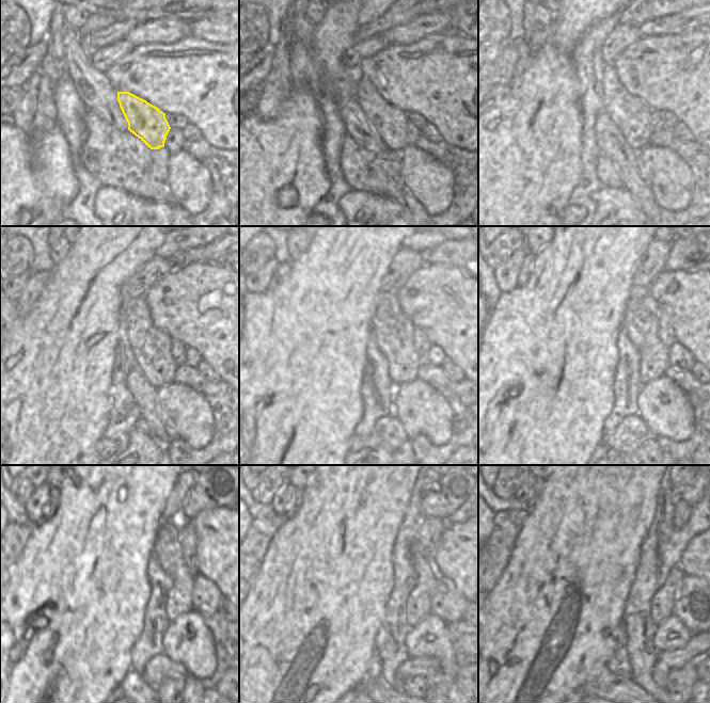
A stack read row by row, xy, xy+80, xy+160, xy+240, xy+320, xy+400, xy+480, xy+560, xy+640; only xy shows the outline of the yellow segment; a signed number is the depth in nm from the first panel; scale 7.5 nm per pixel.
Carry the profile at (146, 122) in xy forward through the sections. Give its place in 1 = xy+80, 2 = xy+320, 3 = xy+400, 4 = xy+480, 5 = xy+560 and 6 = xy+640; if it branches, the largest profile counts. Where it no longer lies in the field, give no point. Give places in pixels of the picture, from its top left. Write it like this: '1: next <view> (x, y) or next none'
1: next xy+80 (390, 122)
2: next xy+320 (393, 332)
3: next xy+400 (642, 313)
4: next xy+480 (167, 547)
5: next xy+560 (419, 605)
6: next xy+640 (663, 601)

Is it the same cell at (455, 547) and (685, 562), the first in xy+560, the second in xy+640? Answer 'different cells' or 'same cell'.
same cell

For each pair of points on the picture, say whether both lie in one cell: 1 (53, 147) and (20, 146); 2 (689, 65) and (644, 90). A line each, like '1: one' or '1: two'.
1: one
2: one

